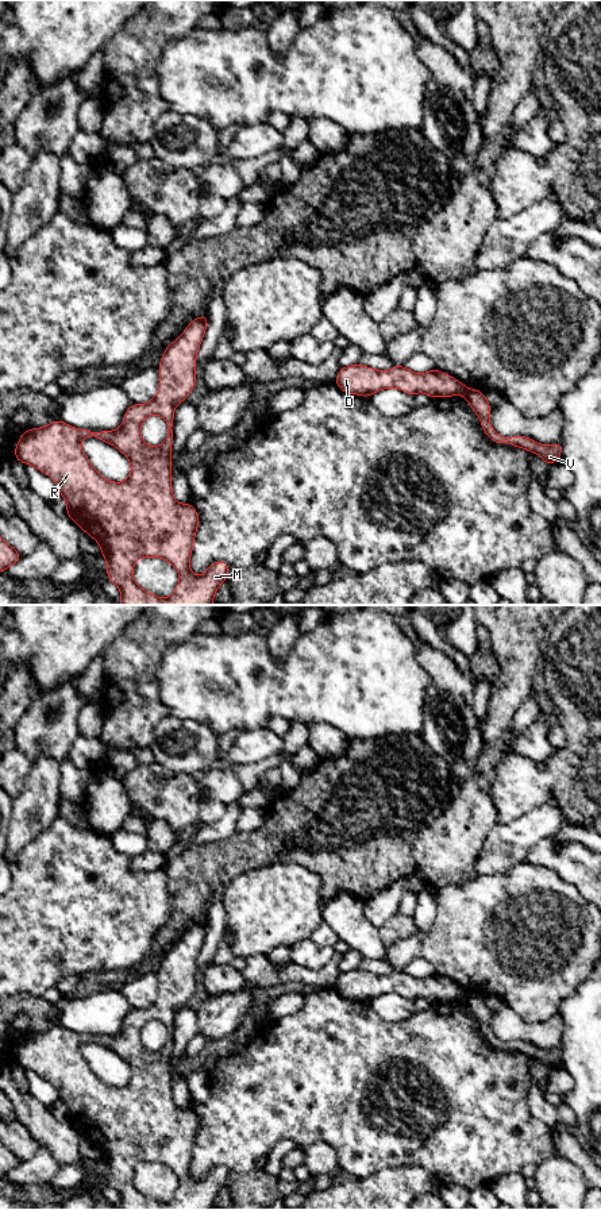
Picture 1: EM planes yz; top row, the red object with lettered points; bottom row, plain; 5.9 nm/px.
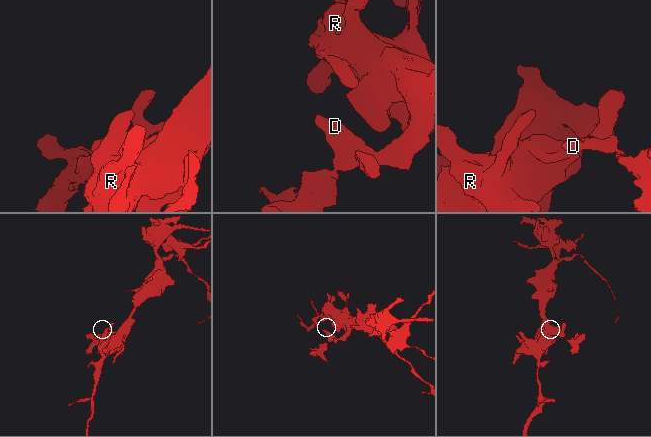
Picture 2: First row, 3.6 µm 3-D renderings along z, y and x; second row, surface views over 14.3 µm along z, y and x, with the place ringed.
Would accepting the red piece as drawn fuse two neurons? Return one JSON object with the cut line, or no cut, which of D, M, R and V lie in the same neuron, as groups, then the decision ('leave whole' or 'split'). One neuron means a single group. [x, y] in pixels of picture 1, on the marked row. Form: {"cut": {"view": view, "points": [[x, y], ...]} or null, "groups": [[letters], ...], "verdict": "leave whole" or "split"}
{"cut": {"view": "yz", "points": [[466, 388], [462, 395]]}, "groups": [["D", "M", "R"], ["V"]], "verdict": "split"}

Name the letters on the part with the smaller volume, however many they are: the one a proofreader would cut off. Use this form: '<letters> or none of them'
V

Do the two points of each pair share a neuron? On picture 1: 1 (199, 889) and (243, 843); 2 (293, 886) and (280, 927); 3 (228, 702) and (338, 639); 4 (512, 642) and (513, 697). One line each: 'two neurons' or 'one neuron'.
1: one neuron
2: one neuron
3: one neuron
4: one neuron

